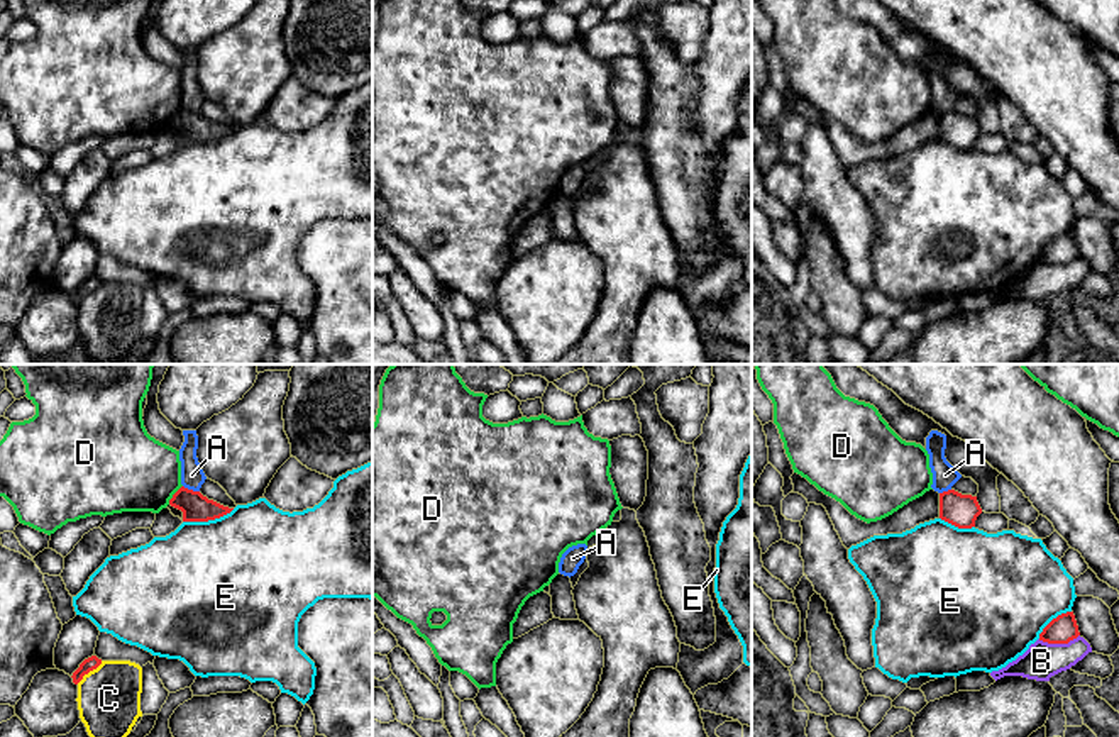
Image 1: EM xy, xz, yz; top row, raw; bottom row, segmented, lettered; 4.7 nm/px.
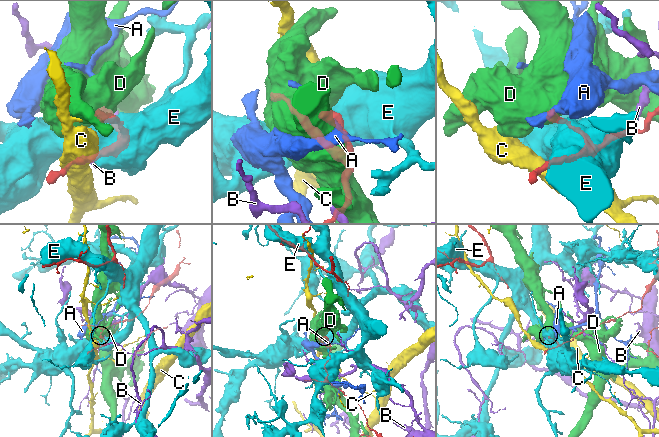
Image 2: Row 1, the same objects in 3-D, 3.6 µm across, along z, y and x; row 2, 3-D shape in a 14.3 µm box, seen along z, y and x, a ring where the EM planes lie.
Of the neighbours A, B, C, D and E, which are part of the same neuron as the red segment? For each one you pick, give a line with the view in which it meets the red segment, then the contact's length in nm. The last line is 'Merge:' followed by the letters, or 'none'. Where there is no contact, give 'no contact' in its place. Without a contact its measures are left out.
Merge: none

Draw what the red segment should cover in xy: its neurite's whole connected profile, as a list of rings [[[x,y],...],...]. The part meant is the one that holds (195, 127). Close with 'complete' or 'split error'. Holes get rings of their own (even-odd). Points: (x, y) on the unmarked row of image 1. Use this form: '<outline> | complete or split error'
[[[181,107],[169,125],[183,132],[183,142],[208,142],[230,134],[234,129],[208,120],[200,112]]] | complete

